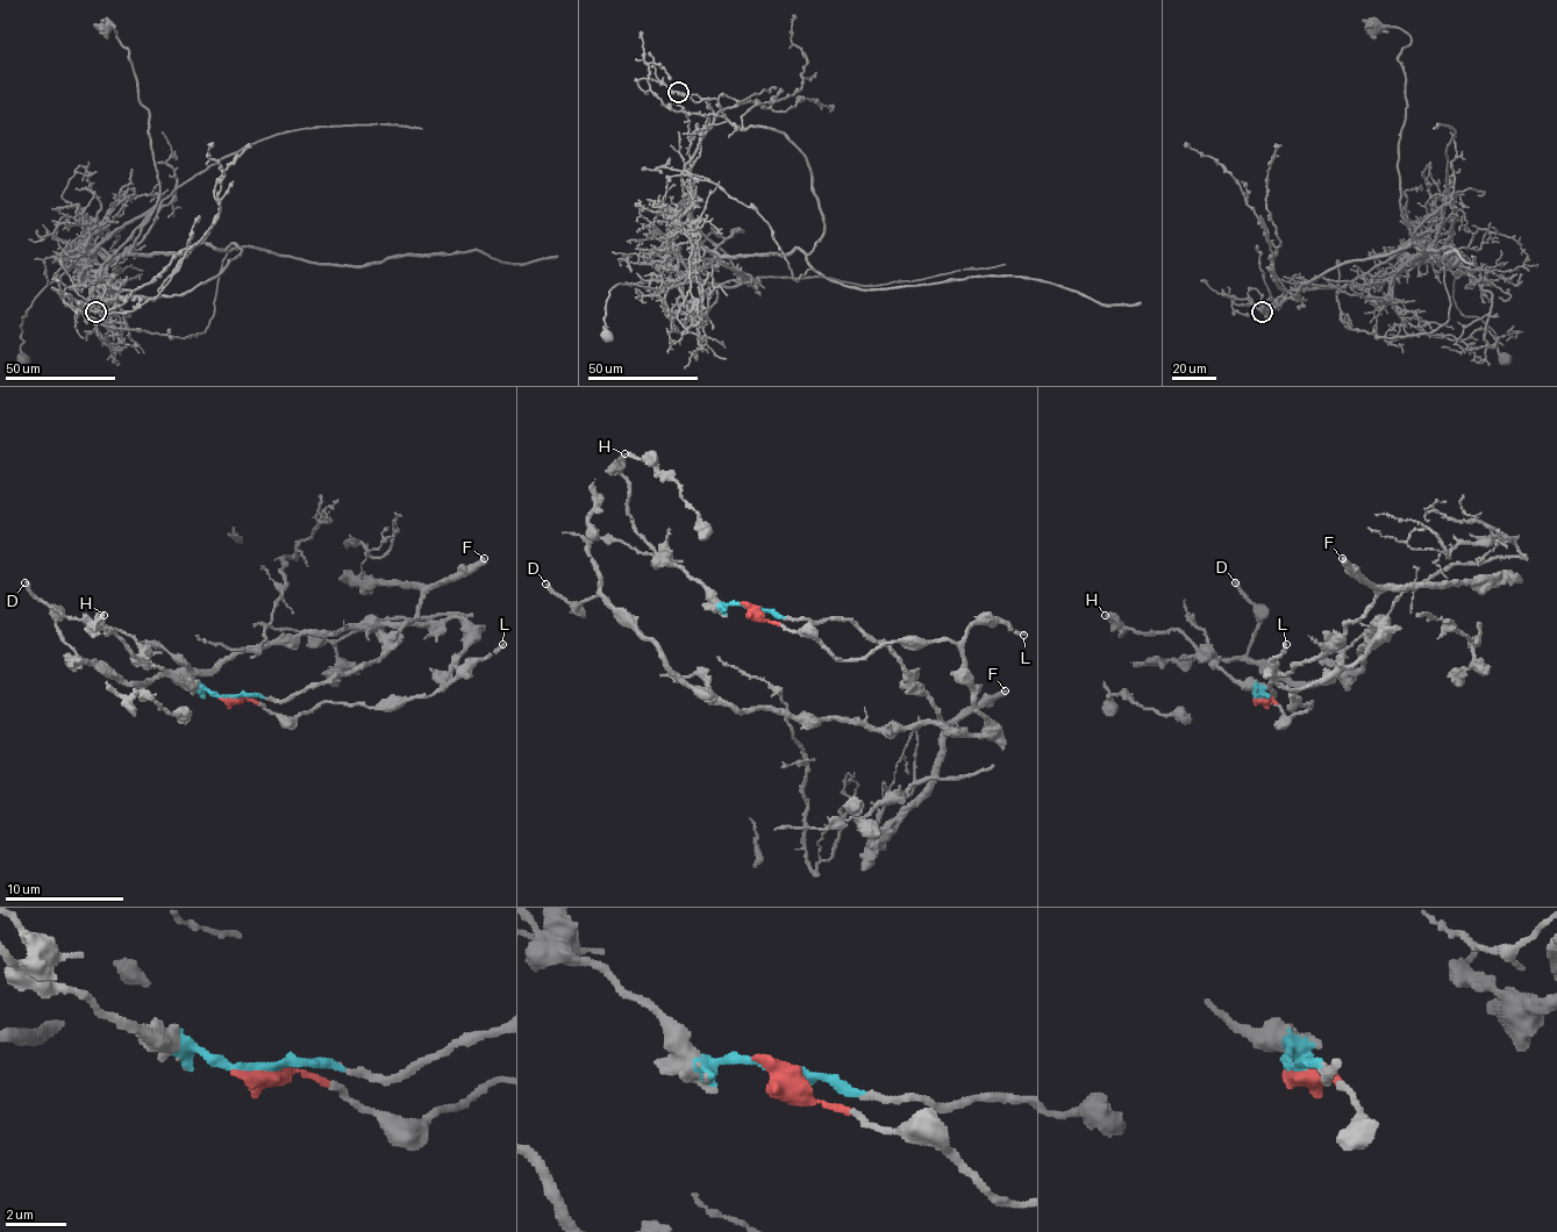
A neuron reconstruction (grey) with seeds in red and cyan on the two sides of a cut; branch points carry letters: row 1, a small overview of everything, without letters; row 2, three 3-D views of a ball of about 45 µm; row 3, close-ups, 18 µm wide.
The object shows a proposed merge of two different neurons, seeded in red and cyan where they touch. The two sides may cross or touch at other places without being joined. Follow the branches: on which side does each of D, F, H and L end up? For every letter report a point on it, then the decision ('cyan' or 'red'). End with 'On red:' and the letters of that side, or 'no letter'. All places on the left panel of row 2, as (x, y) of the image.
D: place (25, 582); red
F: place (484, 558); cyan
H: place (104, 615); cyan
L: place (502, 644); red
On red: D, L

